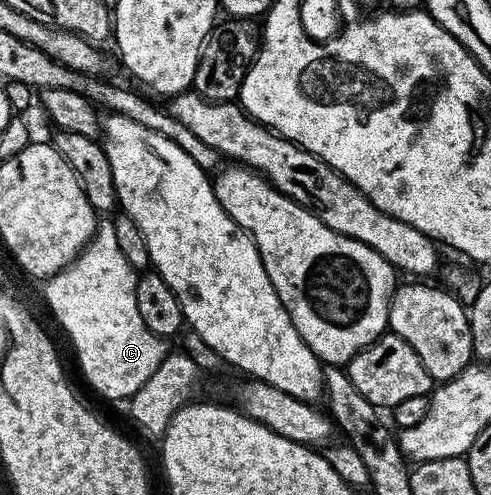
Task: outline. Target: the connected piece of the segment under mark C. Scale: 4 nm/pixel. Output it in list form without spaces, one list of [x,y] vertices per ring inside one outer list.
[[[99,224],[95,228],[90,244],[78,254],[77,259],[66,269],[61,269],[55,277],[49,278],[46,285],[46,305],[54,312],[56,320],[62,324],[64,332],[74,344],[74,353],[78,356],[78,365],[86,376],[86,381],[102,397],[110,401],[125,402],[151,378],[168,354],[167,342],[158,337],[140,319],[136,307],[136,287],[139,274],[124,259],[120,247],[116,247],[116,231],[113,224]]]

